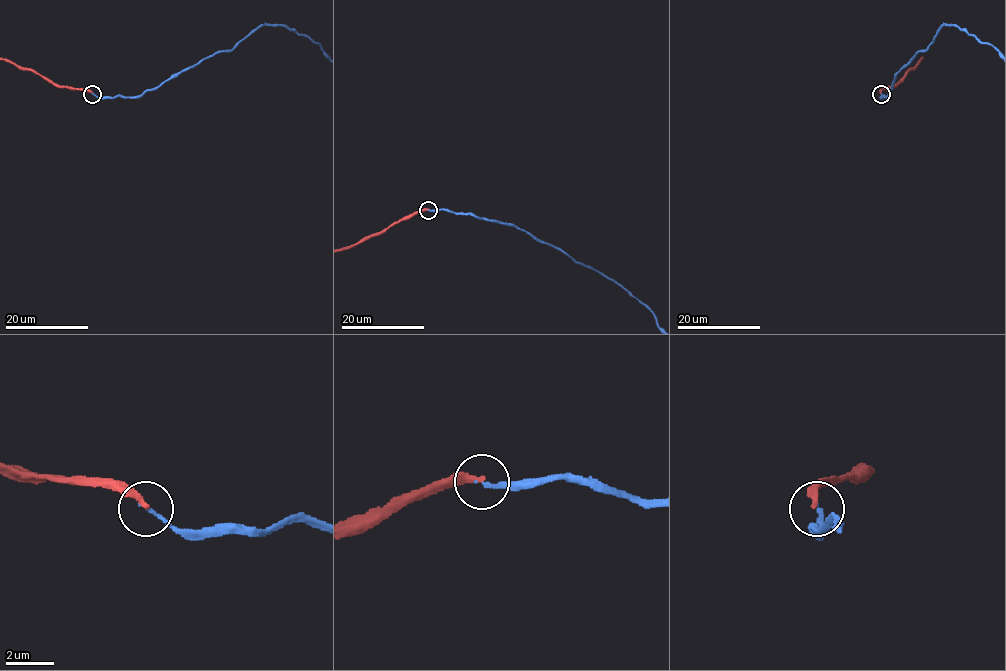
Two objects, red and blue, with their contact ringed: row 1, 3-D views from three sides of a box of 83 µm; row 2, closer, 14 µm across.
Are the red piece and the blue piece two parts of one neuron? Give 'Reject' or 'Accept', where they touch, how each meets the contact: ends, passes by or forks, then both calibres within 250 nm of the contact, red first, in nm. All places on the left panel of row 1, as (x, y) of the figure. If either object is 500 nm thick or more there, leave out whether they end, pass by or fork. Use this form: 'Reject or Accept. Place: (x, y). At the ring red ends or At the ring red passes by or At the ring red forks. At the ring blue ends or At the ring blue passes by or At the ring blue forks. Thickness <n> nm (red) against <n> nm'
Reject. Place: (92, 94). At the ring red ends. At the ring blue ends. Thickness 240 nm (red) against 150 nm

